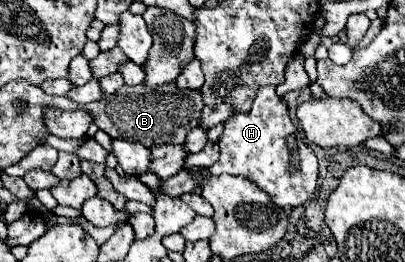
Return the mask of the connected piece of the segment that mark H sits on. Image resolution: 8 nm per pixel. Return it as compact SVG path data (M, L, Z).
M273 85L257 91L253 107L247 113L237 113L223 123L225 131L219 139L221 157L209 167L211 175L243 175L267 191L277 207L293 209L303 205L317 185L317 157L303 141L301 131L293 123L285 101L275 93Z

